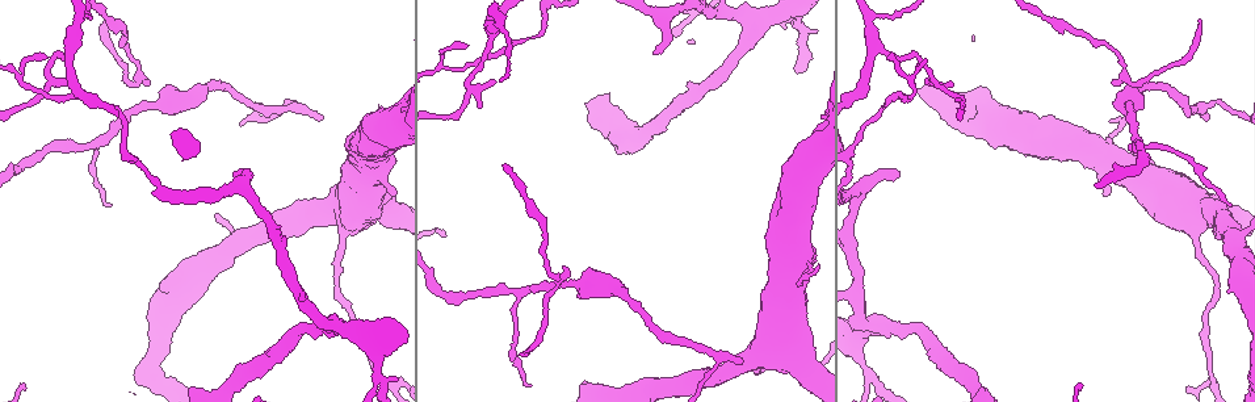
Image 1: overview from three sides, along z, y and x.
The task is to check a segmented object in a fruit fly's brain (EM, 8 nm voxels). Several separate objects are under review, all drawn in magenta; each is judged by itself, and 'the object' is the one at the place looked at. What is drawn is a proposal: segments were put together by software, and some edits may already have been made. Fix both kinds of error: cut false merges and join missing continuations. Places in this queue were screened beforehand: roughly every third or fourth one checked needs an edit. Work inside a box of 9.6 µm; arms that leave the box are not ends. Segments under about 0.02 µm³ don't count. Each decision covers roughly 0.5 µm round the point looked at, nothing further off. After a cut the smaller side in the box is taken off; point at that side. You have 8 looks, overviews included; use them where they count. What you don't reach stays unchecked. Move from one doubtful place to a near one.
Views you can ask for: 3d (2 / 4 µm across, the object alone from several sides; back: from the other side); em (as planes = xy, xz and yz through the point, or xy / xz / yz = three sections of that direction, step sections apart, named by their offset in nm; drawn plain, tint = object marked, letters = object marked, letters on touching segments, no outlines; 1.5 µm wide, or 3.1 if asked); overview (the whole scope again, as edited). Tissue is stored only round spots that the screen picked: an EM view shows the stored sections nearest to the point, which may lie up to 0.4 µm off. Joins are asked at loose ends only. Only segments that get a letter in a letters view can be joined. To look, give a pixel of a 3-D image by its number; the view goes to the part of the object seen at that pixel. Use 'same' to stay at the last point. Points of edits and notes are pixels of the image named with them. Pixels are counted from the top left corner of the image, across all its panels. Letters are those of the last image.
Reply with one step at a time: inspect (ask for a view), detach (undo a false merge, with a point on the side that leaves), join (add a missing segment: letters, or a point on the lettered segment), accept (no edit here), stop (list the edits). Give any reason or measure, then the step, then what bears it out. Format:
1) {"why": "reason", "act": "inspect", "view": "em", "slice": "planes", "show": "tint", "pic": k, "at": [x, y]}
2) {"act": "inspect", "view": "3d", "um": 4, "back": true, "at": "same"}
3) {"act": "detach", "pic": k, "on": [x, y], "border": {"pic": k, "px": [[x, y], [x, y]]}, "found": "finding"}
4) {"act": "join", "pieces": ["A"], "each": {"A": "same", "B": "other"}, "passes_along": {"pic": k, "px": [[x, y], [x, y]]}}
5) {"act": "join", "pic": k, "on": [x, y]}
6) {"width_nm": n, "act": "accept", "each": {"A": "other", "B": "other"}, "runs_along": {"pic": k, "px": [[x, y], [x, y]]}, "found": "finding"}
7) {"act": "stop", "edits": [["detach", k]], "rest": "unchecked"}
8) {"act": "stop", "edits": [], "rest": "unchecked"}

{"why": "an open end", "act": "inspect", "view": "em", "slice": "planes", "show": "letters", "pic": 1, "at": [1198, 21]}

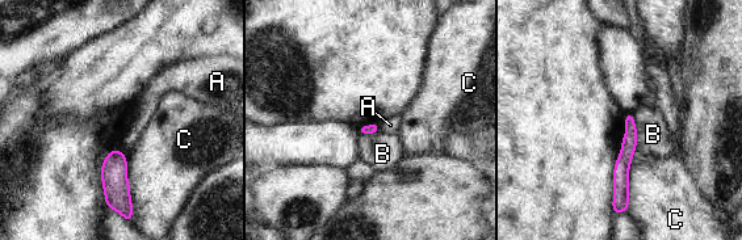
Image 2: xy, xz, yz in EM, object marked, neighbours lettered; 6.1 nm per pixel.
{"act": "accept", "each": {"A": "other", "B": "other", "C": "other"}, "border": {"pic": 2, "px": [[377, 123], [380, 130]]}, "found": "no lettered segment goes on from it"}

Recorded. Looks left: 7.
{"why": "end of a long branch", "act": "inspect", "view": "em", "slice": "xy", "step": 8, "show": "letters", "pic": 1, "at": [1229, 206]}

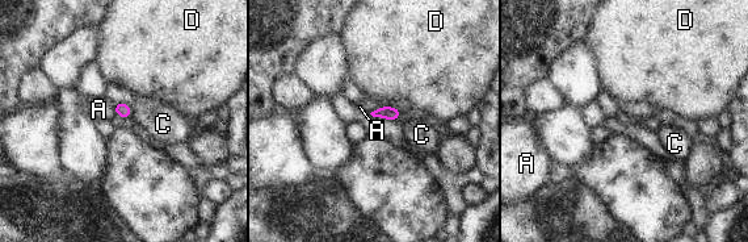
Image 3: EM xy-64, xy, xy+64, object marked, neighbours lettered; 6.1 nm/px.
{"act": "inspect", "view": "em", "slice": "planes", "show": "letters", "at": "same"}

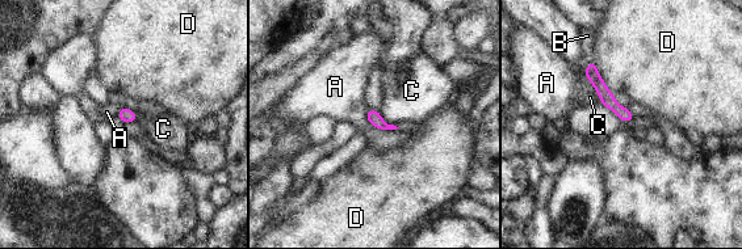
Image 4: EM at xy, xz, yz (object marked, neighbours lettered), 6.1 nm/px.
{"width_nm": 80, "act": "accept", "each": {"A": "other", "B": "other", "C": "other", "D": "other"}, "runs_along": {"pic": 4, "px": [[591, 67], [607, 98], [628, 118]]}, "found": "none of them fits"}

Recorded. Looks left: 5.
{"why": "an open end", "act": "inspect", "view": "em", "slice": "planes", "show": "letters", "pic": 1, "at": [1207, 119]}

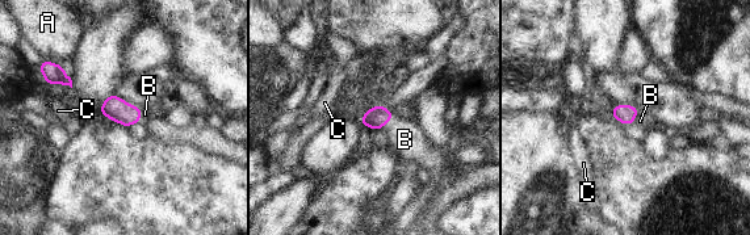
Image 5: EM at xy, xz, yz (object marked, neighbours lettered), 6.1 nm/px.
{"width_nm": 120, "act": "join", "pieces": ["B"], "each": {"A": "other", "B": "same", "C": "other"}, "passes_along": {"pic": 5, "px": [[377, 117], [386, 122], [405, 139]]}, "found": "it goes on there"}

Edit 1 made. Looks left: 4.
{"act": "stop", "edits": [["join", 5]], "rest": "unchecked"}

